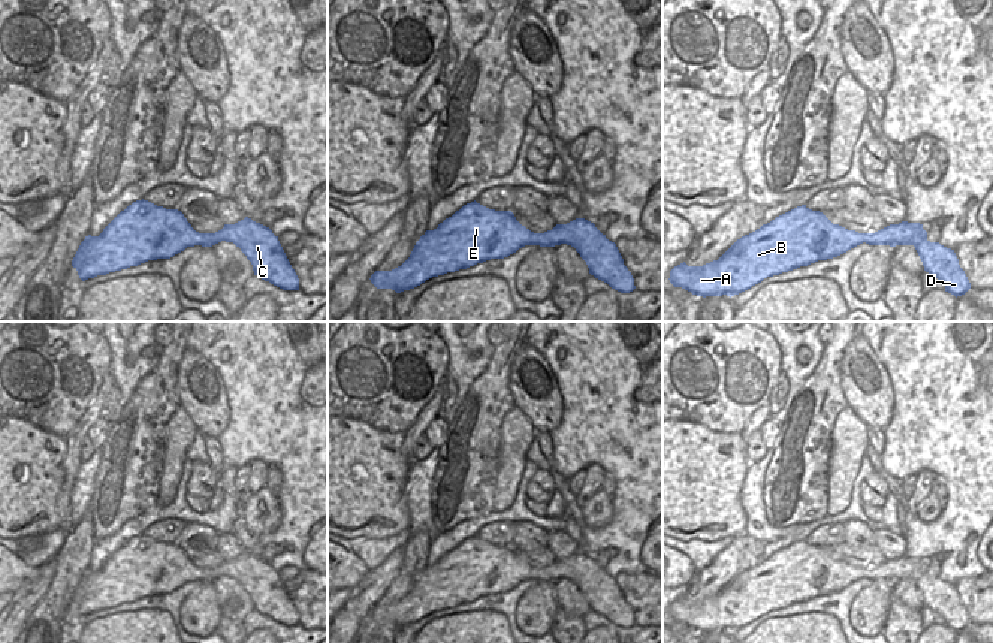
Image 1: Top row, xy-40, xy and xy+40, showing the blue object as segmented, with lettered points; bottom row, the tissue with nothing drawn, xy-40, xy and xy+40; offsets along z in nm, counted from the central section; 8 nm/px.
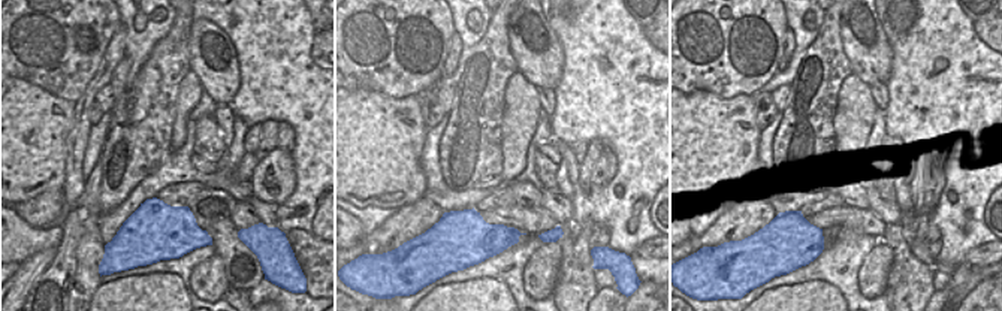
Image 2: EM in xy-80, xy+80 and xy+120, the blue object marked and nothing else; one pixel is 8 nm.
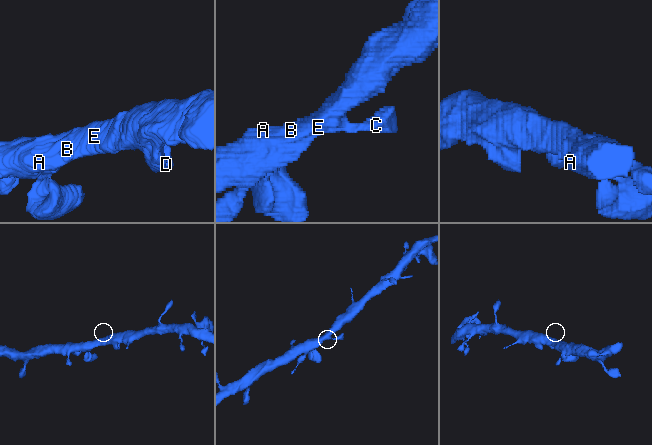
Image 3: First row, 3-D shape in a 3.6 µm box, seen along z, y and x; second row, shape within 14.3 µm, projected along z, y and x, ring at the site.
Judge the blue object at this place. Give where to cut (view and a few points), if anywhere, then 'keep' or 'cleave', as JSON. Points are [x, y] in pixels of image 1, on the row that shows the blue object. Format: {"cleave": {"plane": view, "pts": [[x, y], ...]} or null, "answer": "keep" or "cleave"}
{"cleave": null, "answer": "keep"}

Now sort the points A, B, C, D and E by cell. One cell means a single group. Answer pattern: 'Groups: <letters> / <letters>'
Groups: A B C D E

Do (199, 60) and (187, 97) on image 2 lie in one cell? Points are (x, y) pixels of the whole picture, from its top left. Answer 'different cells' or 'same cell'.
different cells

